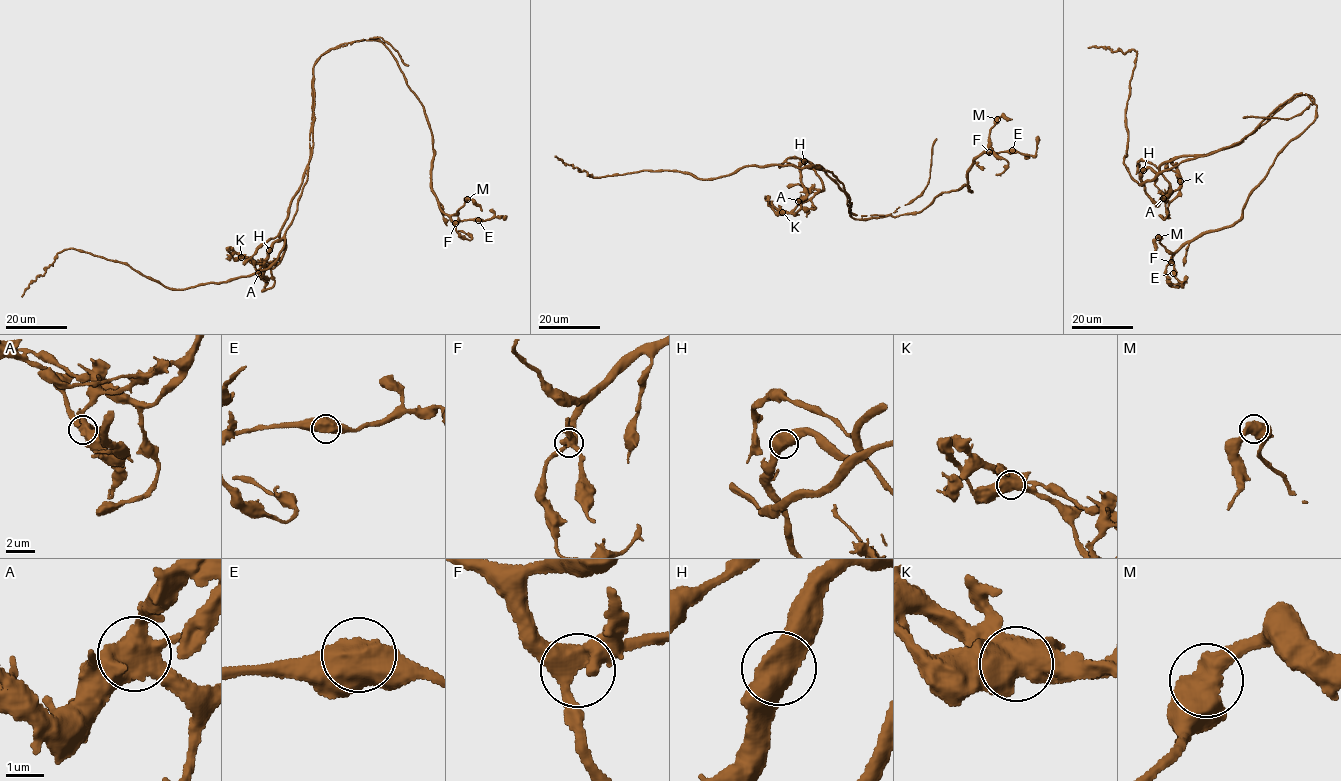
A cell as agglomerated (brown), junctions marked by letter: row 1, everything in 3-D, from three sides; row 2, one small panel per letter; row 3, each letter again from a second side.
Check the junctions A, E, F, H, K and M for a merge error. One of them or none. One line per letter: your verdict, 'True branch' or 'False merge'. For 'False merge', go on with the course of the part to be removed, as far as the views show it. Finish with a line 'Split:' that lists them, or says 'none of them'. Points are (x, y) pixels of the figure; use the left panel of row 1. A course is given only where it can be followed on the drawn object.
A: True branch
E: True branch
F: True branch
H: True branch
K: False merge. Course of the part to remove: (242, 257), (274, 267), (283, 252), (280, 229), (312, 150), (313, 67), (324, 54), (378, 37), (408, 65)
M: True branch
Split: K

